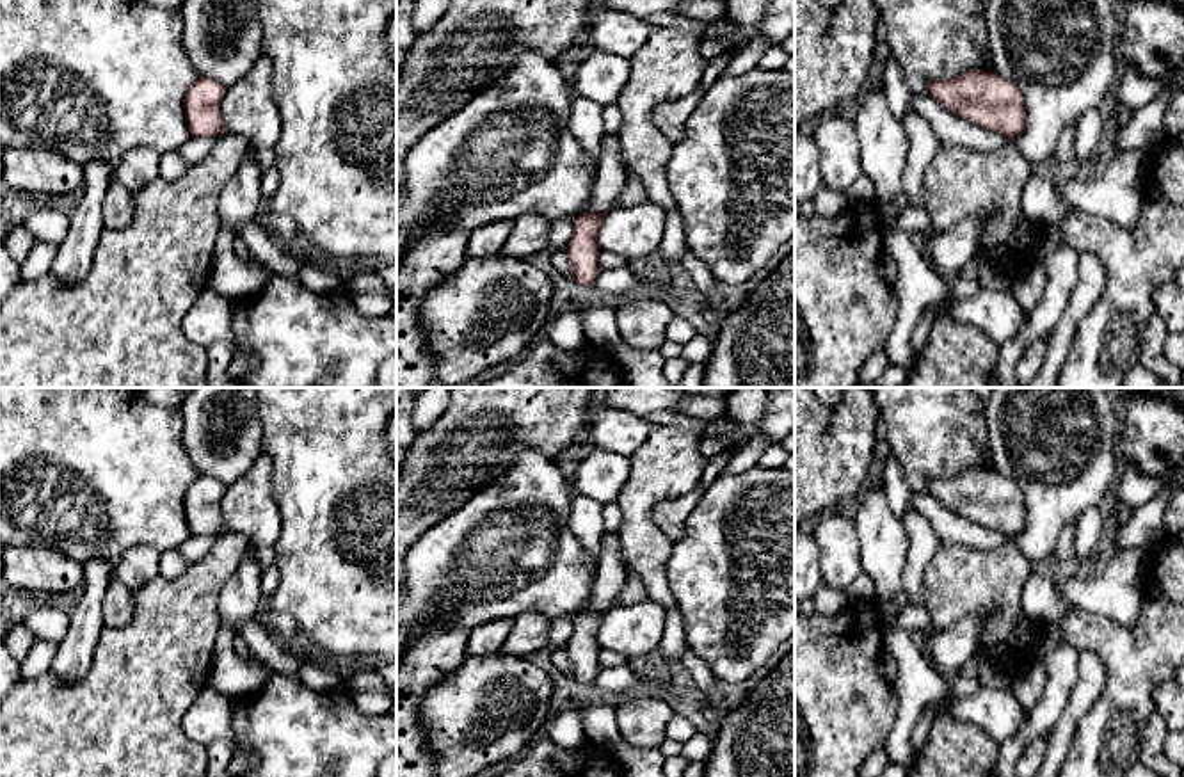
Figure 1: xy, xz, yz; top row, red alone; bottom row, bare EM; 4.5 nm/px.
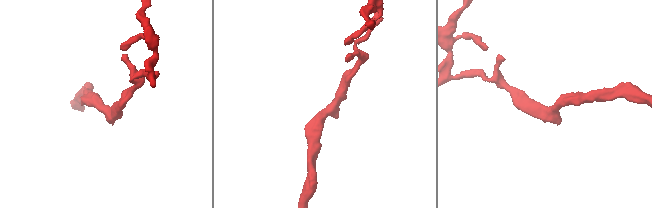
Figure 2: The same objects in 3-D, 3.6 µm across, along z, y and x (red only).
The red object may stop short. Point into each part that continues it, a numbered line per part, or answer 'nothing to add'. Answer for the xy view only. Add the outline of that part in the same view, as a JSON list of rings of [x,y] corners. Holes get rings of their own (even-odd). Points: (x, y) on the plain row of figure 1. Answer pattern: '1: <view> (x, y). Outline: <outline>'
nothing to add

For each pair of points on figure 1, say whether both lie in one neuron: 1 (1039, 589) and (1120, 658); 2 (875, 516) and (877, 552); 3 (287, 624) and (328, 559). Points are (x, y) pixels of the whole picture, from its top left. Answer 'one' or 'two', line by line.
1: two
2: one
3: two

